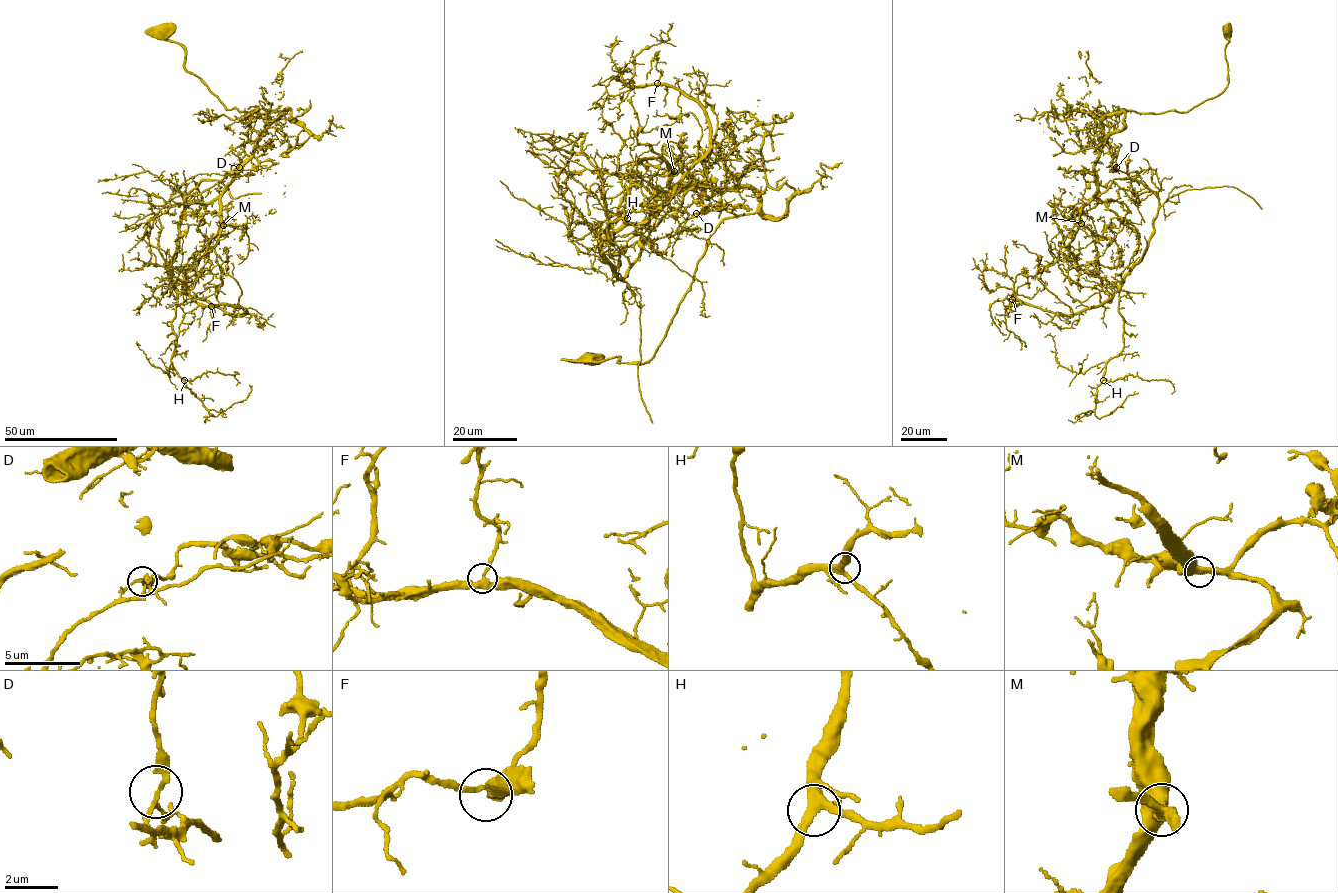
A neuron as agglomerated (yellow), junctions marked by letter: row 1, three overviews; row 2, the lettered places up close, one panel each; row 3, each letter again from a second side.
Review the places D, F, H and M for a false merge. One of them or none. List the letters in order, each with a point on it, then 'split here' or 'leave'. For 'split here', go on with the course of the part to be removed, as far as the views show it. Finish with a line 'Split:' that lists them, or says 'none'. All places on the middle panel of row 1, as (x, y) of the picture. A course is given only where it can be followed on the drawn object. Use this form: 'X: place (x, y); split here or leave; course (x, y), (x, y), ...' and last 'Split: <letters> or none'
D: place (696, 213); split here; course (696, 213), (623, 247), (621, 280), (602, 254), (708, 149), (696, 102), (629, 85), (668, 24)
F: place (657, 83); leave
H: place (627, 218); leave
M: place (674, 171); leave
Split: D

